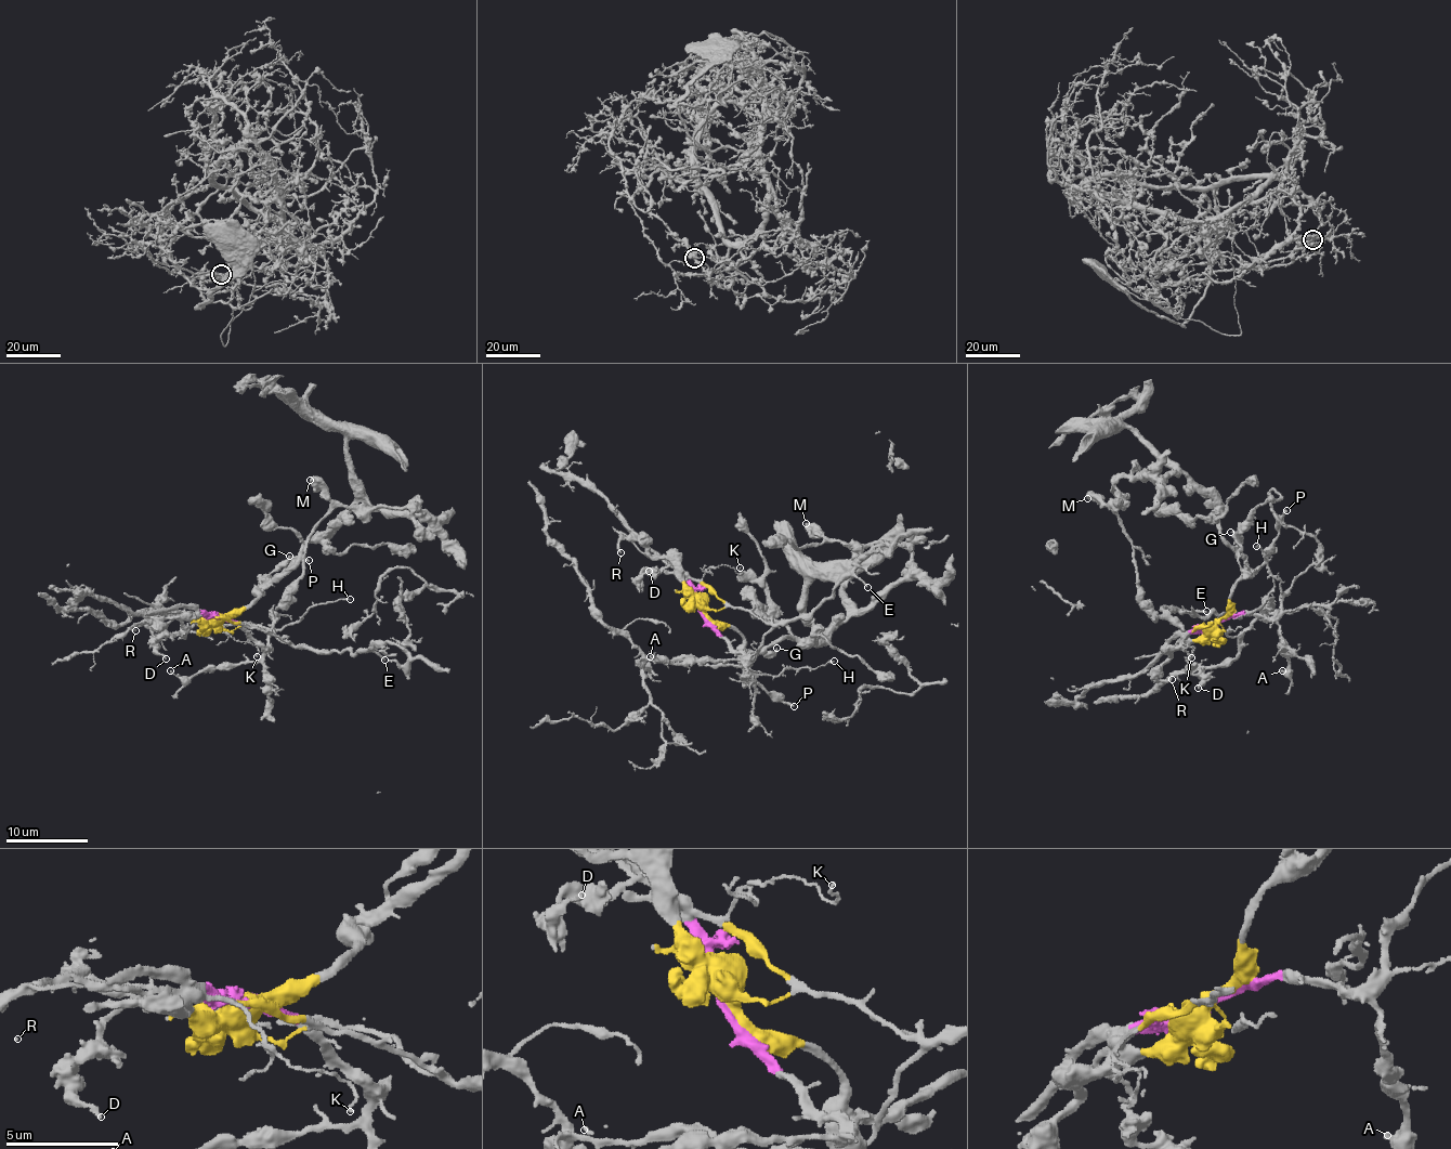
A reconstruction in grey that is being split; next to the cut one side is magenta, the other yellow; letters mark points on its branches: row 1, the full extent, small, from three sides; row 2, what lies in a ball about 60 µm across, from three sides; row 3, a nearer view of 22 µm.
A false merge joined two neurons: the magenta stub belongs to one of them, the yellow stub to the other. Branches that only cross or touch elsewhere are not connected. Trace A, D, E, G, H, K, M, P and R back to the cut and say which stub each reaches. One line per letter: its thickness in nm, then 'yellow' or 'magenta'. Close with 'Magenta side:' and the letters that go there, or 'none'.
A: 140 nm | magenta
D: 160 nm | yellow
E: 180 nm | yellow
G: 200 nm | yellow
H: 160 nm | magenta
K: 110 nm | yellow
M: 550 nm | yellow
P: 260 nm | yellow
R: 220 nm | yellow
Magenta side: A, H

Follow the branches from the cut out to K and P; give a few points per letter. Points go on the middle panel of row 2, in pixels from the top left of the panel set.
K: (702, 610), (709, 587), (703, 579), (706, 568), (728, 564), (741, 574), (740, 568)
P: (702, 610), (742, 637), (745, 671), (794, 706)

